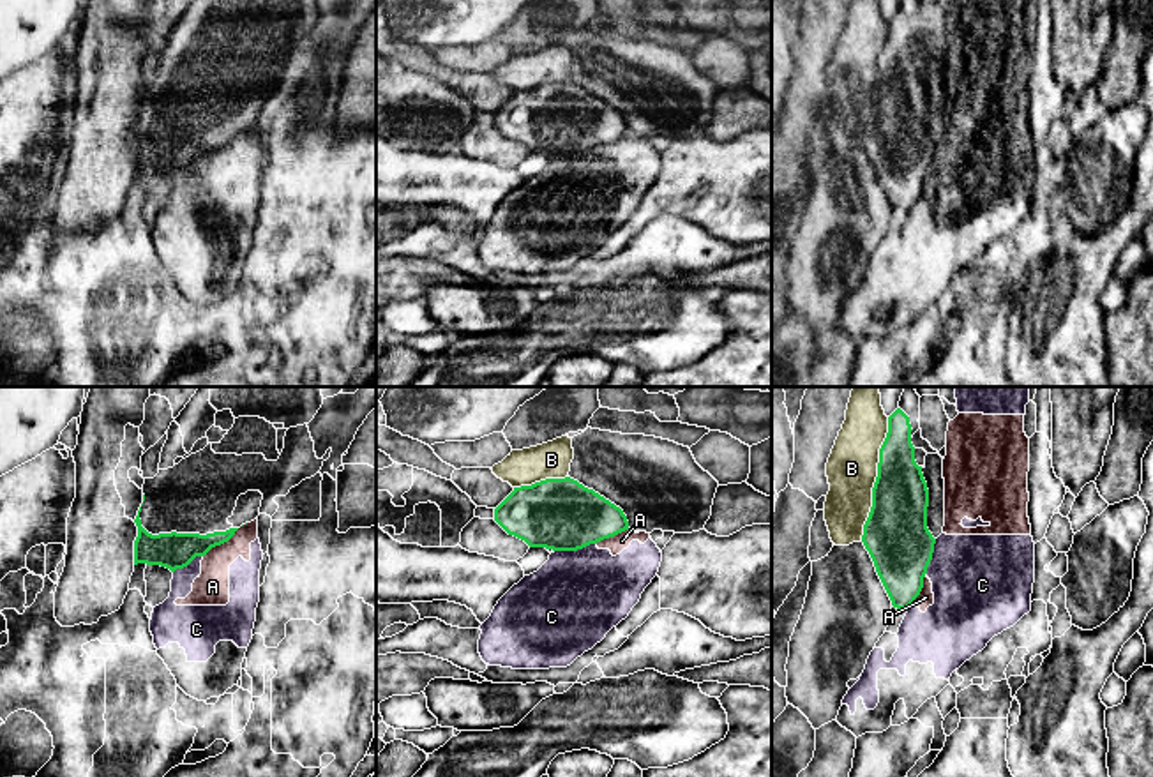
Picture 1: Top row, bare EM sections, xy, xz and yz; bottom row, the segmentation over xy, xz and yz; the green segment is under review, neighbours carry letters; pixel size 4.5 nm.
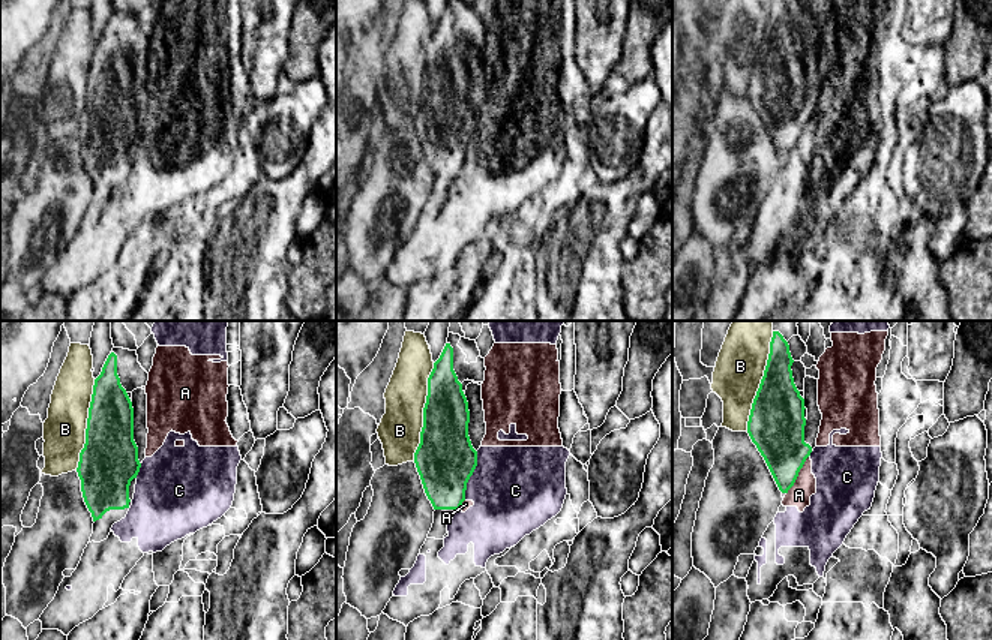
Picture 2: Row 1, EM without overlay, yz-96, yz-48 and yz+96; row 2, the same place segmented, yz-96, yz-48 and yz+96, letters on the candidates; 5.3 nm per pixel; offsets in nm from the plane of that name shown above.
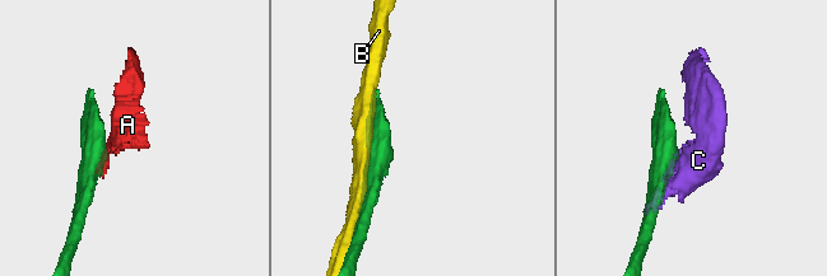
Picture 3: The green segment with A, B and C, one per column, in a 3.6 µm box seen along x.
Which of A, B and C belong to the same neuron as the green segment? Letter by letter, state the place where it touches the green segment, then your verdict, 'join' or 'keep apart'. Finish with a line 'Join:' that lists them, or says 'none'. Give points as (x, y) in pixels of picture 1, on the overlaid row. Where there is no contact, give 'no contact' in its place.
A: xy (221, 543) | keep apart
B: yz (876, 479) | keep apart
C: xz (574, 550) | keep apart
Join: none

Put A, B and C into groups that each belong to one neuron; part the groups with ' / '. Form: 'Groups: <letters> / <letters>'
Groups: A C / B

